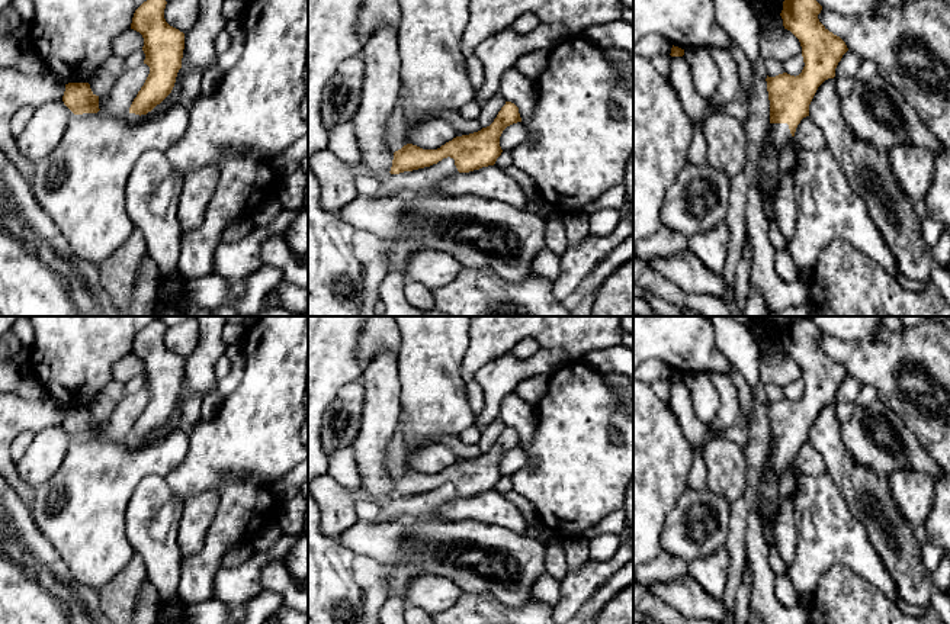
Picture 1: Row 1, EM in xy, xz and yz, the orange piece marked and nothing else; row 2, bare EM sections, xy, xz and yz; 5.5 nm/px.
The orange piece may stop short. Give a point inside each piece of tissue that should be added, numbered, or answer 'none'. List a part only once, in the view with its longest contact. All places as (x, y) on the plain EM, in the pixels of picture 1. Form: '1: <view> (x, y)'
1: yz (767, 492)

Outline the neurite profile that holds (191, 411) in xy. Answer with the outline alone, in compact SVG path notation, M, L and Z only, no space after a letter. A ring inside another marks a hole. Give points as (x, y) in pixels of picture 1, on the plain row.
M183 392L180 428L186 432L187 437L190 435L193 427L203 421L200 414L202 402L202 398L189 392Z

